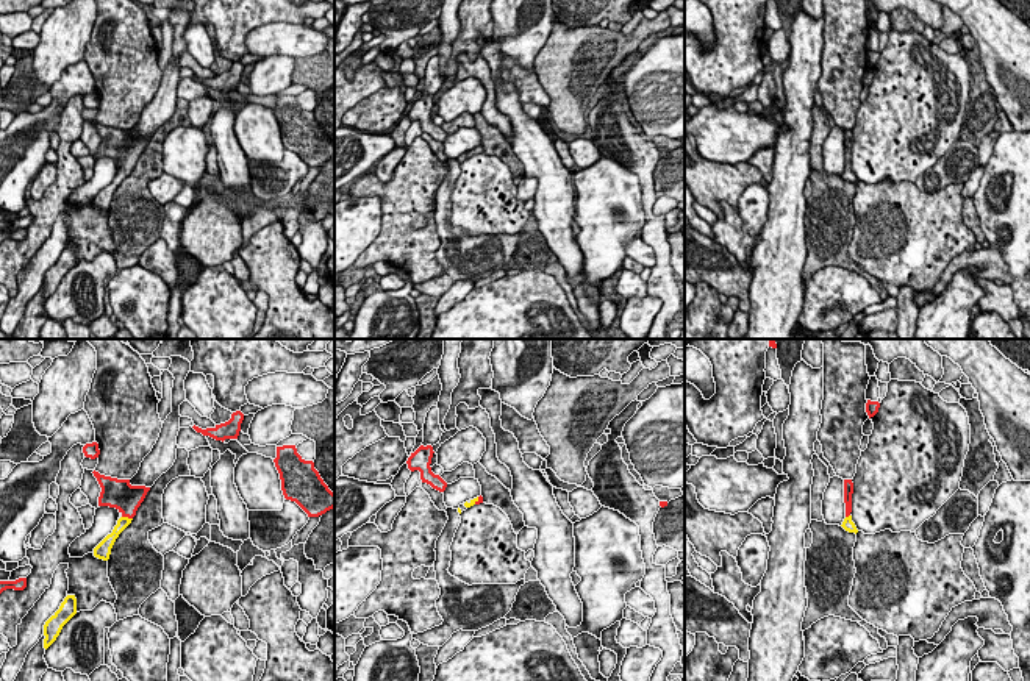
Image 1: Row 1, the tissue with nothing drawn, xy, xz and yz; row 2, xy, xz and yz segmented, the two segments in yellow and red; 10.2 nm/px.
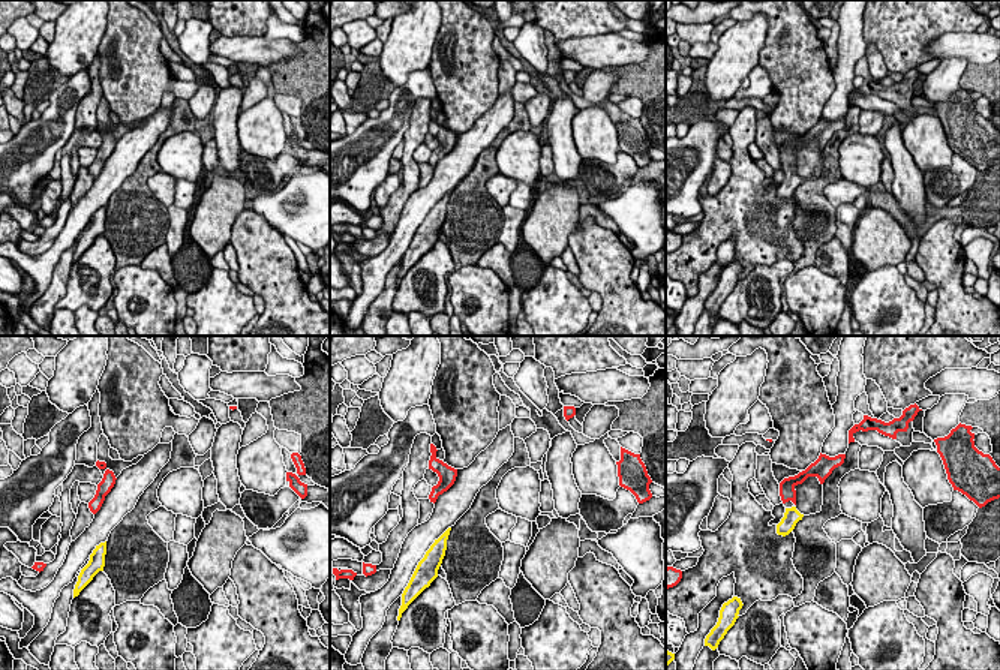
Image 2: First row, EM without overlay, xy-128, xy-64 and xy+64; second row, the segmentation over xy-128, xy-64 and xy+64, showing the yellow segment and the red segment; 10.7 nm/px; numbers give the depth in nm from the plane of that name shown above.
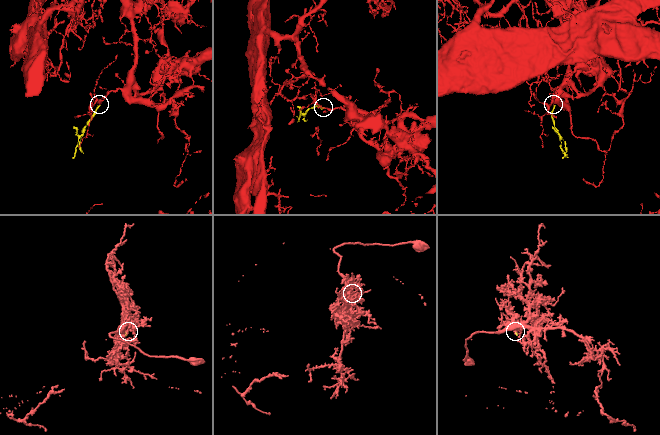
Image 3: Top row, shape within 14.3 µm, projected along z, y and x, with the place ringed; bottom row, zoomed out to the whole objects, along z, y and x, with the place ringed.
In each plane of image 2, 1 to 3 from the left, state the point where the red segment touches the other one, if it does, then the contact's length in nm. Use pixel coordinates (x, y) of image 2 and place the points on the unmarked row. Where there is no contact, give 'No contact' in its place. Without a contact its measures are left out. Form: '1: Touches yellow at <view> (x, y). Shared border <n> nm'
1: No contact
2: No contact
3: No contact

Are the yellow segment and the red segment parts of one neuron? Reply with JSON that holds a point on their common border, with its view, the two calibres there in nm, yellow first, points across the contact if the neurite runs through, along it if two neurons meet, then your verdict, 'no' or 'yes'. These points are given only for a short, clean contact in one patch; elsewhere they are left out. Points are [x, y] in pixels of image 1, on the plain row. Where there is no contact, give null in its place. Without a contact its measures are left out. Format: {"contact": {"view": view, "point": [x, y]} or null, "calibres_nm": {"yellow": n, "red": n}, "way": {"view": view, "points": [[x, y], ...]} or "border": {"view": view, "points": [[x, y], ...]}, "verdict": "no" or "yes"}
{"contact": {"view": "xy", "point": [127, 167]}, "calibres_nm": {"yellow": 120, "red": 300}, "way": {"view": "xy", "points": [[122, 172], [127, 167], [127, 150], [121, 144]]}, "verdict": "yes"}

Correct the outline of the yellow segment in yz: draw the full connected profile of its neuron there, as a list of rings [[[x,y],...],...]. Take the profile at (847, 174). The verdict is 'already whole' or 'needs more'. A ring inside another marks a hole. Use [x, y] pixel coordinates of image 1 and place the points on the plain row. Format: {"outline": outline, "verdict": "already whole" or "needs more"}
{"outline": [[[844,130],[844,153],[846,153],[846,169],[842,172],[842,178],[849,183],[858,183],[855,173],[852,172],[852,144],[853,144],[853,133],[852,130]]], "verdict": "needs more"}

